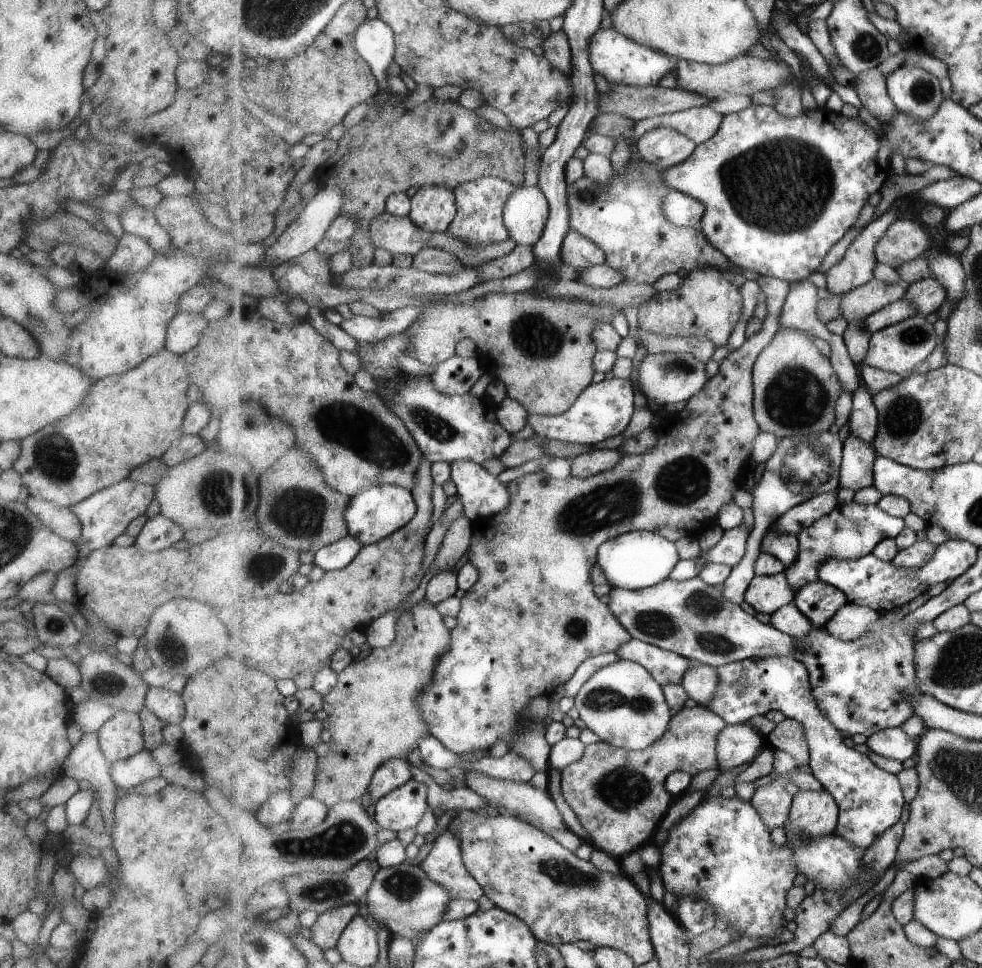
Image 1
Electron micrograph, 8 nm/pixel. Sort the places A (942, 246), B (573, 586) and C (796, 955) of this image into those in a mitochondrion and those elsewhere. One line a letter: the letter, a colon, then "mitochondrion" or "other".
A: other
B: other
C: other

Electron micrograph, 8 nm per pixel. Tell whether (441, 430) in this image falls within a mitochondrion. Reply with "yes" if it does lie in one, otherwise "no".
yes

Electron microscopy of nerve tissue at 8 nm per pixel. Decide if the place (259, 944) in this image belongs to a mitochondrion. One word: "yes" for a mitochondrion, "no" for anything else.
yes

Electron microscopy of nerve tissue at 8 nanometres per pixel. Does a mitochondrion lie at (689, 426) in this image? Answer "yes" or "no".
no

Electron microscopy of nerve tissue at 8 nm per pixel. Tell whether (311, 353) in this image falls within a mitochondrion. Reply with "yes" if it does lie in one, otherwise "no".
no

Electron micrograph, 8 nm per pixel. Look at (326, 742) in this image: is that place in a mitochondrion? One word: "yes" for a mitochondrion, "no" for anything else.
no

